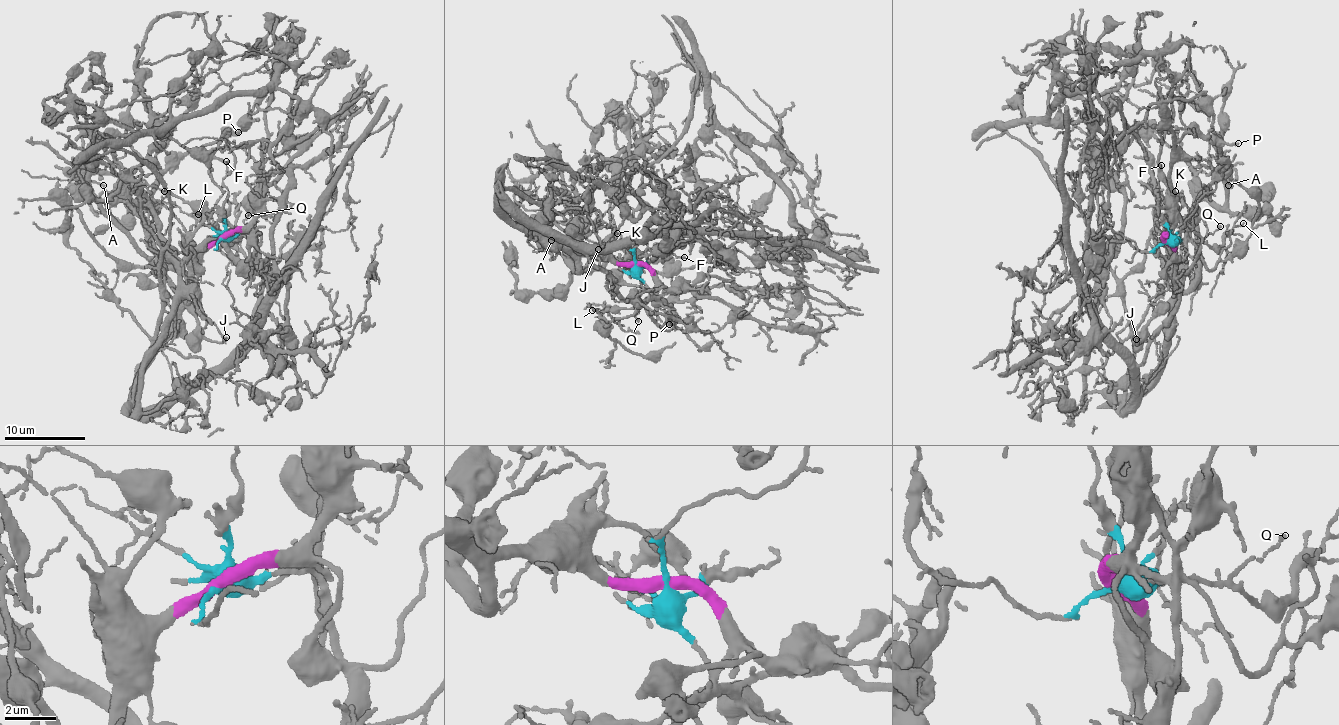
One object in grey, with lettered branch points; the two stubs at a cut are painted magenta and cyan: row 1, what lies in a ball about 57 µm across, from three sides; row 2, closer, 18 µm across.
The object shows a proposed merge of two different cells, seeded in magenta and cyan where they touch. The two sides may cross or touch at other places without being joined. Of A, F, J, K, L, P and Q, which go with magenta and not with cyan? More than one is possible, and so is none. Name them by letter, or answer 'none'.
A, J, K, P

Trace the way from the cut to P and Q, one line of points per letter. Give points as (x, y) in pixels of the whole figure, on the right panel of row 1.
P: (1166, 241), (1175, 287), (1188, 291), (1200, 272), (1195, 206), (1223, 207), (1219, 151), (1239, 144)
Q: (1166, 241), (1199, 241), (1220, 225)

